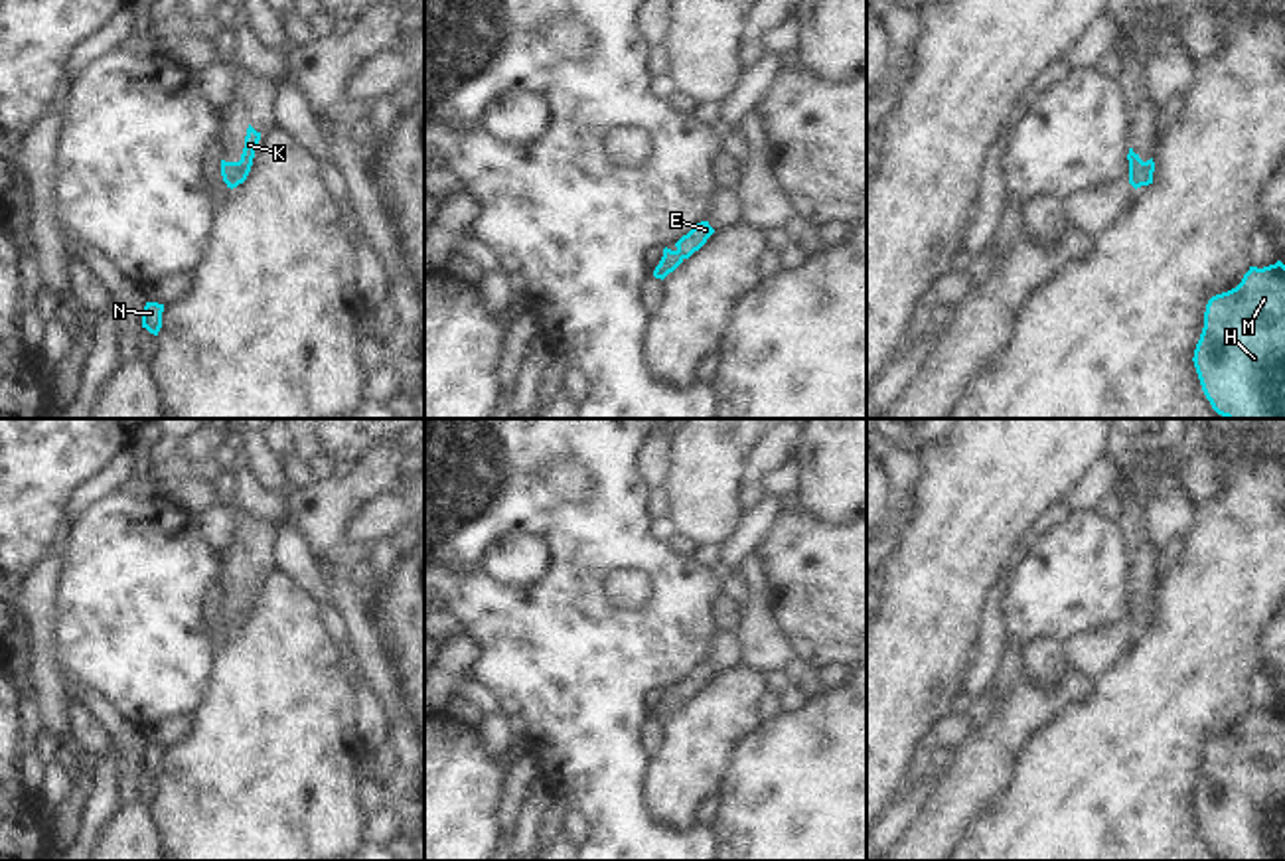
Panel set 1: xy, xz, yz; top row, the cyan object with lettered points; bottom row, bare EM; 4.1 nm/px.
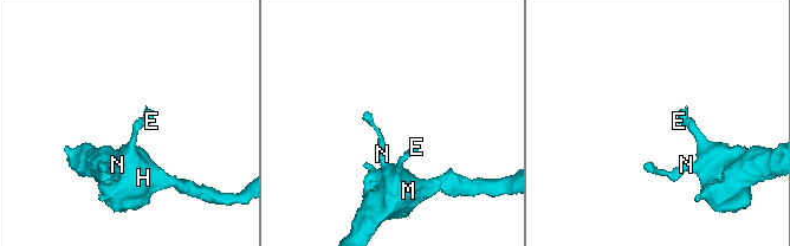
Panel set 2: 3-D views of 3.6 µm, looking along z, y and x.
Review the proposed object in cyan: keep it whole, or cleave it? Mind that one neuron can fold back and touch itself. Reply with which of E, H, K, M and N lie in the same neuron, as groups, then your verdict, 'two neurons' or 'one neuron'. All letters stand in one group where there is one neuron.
groups E H K M N; one neuron

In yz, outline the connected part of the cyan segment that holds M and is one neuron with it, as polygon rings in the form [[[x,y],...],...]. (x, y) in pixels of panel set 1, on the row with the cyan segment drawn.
[[[1285,265],[1249,267],[1242,282],[1208,300],[1194,367],[1212,409],[1226,419],[1285,419]]]

